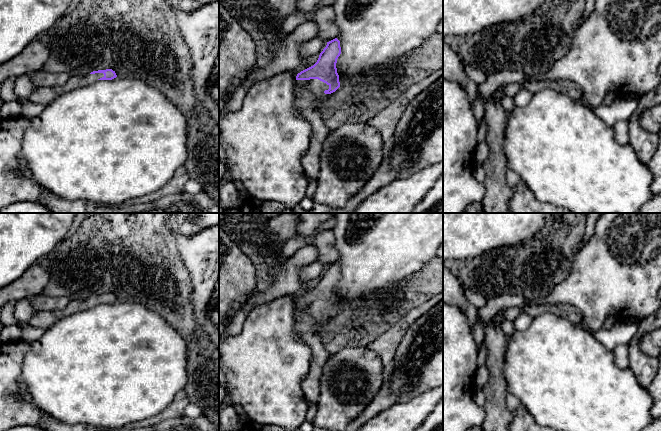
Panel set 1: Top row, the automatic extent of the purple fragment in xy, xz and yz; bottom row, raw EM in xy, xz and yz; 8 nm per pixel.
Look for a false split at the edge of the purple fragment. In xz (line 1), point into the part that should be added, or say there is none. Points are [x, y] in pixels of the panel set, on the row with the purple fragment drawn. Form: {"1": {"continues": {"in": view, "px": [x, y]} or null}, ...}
{"1": {"continues": {"in": "xz", "px": [308, 94]}}}

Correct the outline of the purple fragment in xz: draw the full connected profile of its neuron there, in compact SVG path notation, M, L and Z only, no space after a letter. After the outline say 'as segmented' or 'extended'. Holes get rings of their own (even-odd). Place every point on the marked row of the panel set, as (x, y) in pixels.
M340 41L327 42L317 62L301 71L294 83L294 108L298 116L307 120L312 128L310 146L301 163L308 178L317 180L320 173L320 155L330 130L319 110L324 94L331 94L340 87L336 63L341 54Z; extended

